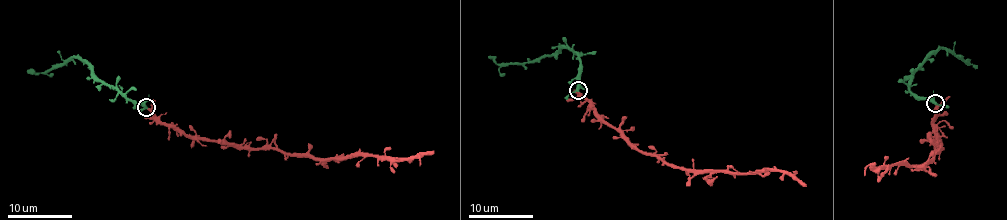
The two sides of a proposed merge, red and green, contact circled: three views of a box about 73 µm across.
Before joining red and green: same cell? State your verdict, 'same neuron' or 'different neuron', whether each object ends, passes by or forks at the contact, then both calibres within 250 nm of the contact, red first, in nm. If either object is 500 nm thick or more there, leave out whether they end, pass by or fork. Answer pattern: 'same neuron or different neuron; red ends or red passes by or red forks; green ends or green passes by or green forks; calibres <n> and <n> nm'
same neuron; red passes by; green forks; calibres 200 and 240 nm

